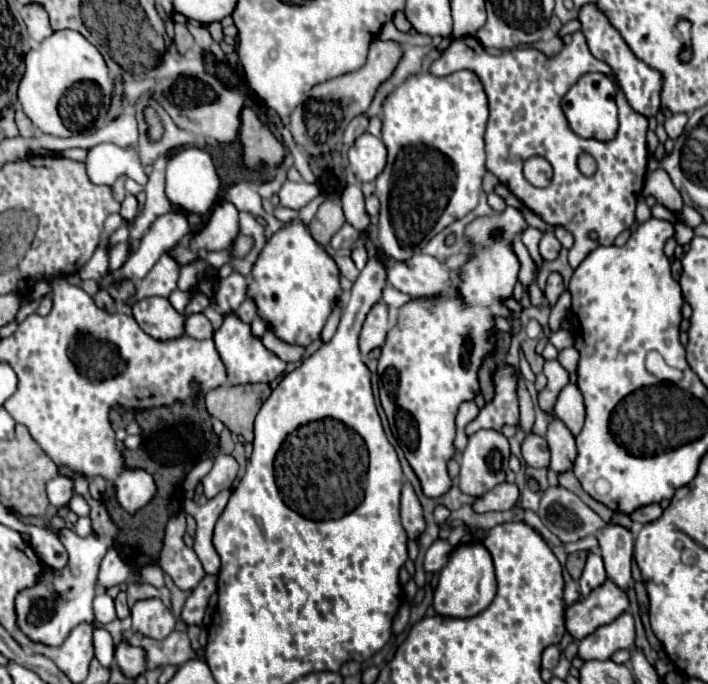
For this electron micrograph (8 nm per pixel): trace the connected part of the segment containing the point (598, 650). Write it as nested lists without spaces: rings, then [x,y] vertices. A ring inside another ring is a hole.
[[[631,613],[619,615],[613,623],[599,627],[595,633],[587,635],[579,641],[577,657],[583,661],[589,659],[611,659],[611,655],[619,649],[631,649],[635,645],[635,625]]]

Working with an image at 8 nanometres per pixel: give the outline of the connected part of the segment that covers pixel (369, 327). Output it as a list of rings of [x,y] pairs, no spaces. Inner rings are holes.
[[[375,303],[363,323],[361,329],[361,337],[359,337],[359,347],[361,353],[367,355],[371,349],[381,347],[385,337],[387,337],[387,329],[389,329],[389,319],[387,319],[387,311],[389,307],[385,303]]]

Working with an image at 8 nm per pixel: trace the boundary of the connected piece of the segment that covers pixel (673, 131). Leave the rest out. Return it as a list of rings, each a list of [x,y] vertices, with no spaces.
[[[675,113],[675,115],[671,115],[671,117],[665,121],[665,131],[667,131],[669,139],[675,141],[675,139],[679,137],[679,133],[683,133],[685,123],[687,123],[687,115],[683,115],[683,113]]]

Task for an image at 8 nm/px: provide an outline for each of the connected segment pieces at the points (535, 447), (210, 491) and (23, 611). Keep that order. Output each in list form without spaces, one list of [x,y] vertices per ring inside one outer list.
[[[529,433],[521,443],[521,455],[529,467],[549,467],[549,445],[535,433]]]
[[[219,453],[215,457],[215,465],[213,469],[203,477],[203,489],[205,489],[205,497],[211,499],[215,497],[219,491],[223,489],[231,489],[235,477],[237,477],[237,461],[231,455],[223,455]]]
[[[59,465],[57,475],[69,477],[73,481],[75,493],[79,491],[81,495],[85,495],[85,499],[91,505],[93,533],[101,535],[101,537],[89,535],[89,537],[81,539],[69,529],[57,531],[61,543],[65,545],[65,549],[69,553],[67,565],[63,569],[49,569],[47,567],[39,575],[39,579],[33,587],[27,587],[27,589],[19,591],[17,597],[15,597],[15,613],[17,613],[19,631],[25,637],[29,637],[33,643],[43,643],[43,645],[51,645],[51,647],[59,647],[69,637],[71,629],[75,629],[79,623],[95,617],[93,615],[93,597],[95,597],[95,591],[97,591],[99,565],[101,565],[101,559],[107,553],[107,549],[113,547],[113,543],[115,543],[115,541],[111,541],[111,533],[115,533],[115,529],[111,529],[111,521],[107,521],[107,513],[103,513],[103,503],[89,497],[87,479],[79,473],[75,473],[67,465]]]

